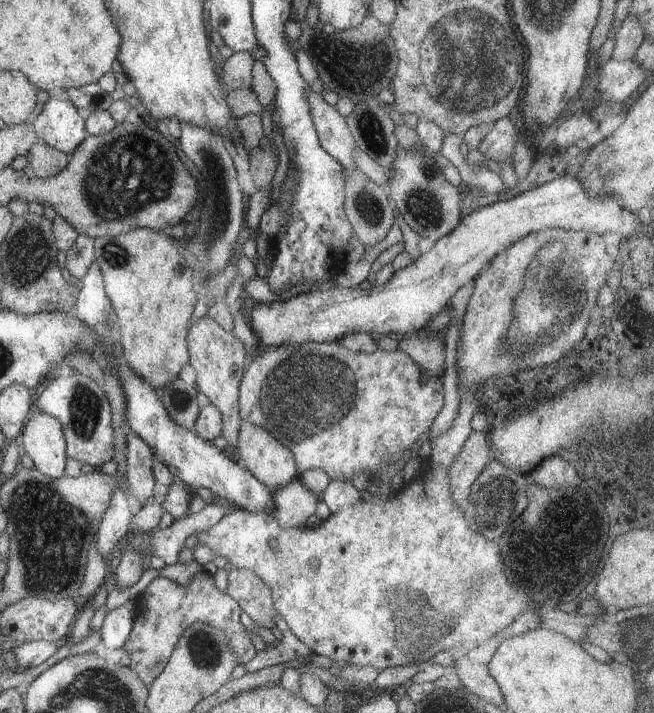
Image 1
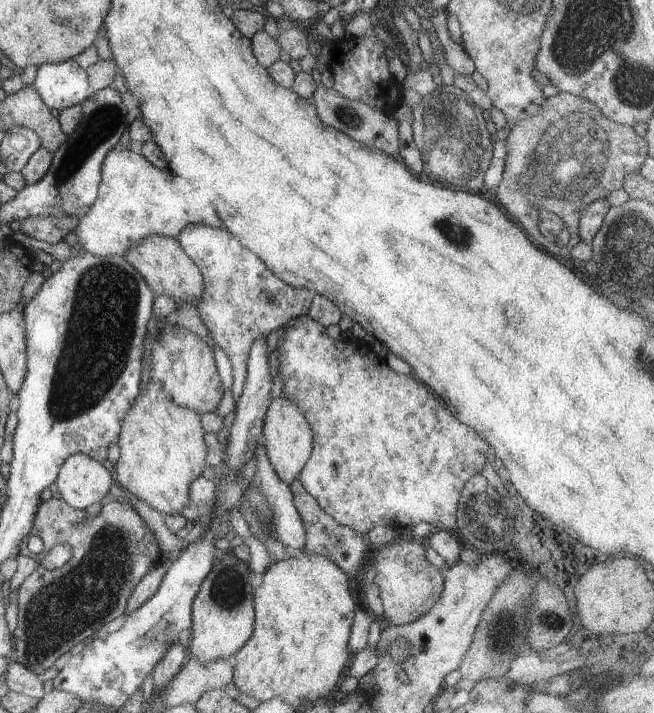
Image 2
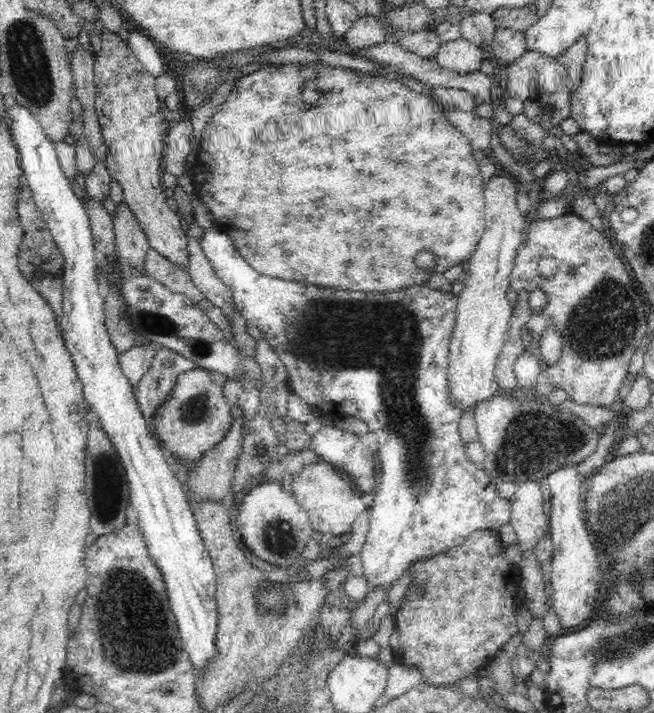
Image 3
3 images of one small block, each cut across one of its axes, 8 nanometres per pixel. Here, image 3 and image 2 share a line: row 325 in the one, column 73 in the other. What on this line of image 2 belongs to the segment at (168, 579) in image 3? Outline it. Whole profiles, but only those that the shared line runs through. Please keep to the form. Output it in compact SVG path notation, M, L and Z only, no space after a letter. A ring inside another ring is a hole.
M72 59L38 67L31 87L50 110L64 110L82 104L93 96L87 72Z

